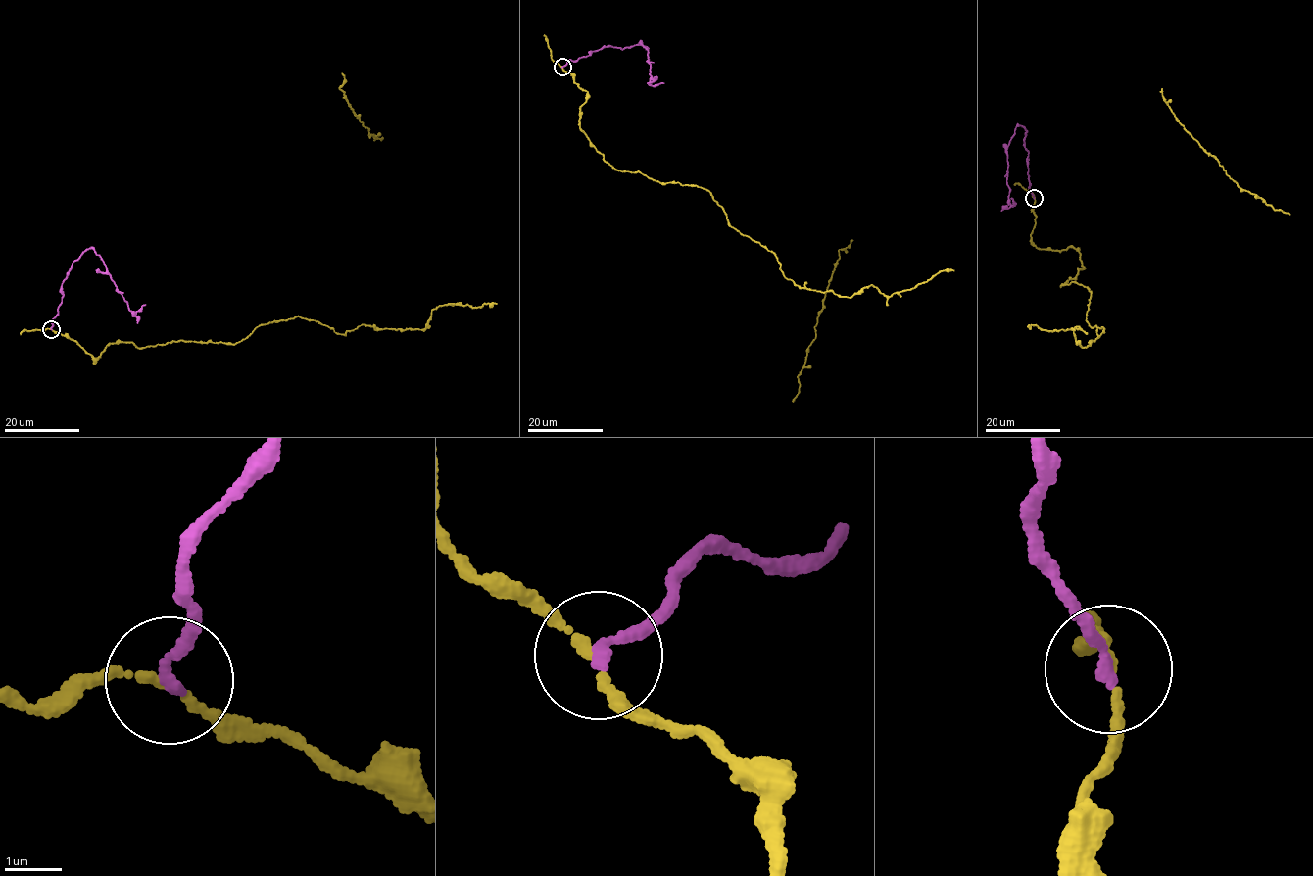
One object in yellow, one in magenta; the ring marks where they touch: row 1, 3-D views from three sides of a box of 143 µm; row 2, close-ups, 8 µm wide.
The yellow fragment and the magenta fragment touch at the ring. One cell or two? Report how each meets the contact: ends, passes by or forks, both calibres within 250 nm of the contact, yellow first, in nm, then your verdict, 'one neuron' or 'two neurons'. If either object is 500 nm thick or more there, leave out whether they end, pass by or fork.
yellow passes by; magenta ends; calibres 120 and 200 nm; two neurons

